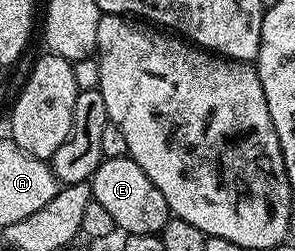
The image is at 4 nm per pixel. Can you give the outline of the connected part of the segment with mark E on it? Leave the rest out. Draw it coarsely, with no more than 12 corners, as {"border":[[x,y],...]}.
{"border":[[129,156],[103,158],[93,201],[123,235],[161,234],[172,216]]}

